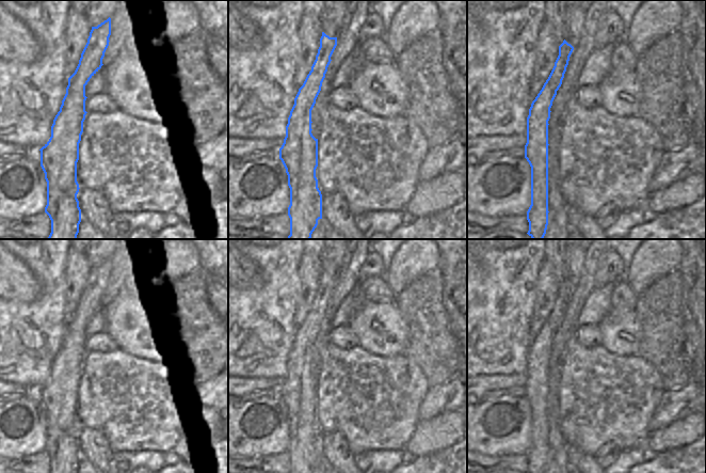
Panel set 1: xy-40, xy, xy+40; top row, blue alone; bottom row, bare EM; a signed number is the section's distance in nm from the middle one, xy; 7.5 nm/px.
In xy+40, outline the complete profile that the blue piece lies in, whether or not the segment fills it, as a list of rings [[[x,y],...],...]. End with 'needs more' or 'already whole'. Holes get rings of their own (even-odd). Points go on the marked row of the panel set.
[[[565,40],[559,46],[559,56],[542,90],[532,101],[527,117],[525,158],[531,167],[531,205],[527,211],[528,235],[543,239],[550,210],[550,146],[548,125],[552,101],[562,84],[574,47]]] | needs more

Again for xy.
[[[322,32],[316,60],[294,98],[286,137],[279,148],[279,159],[286,169],[290,188],[288,239],[310,239],[318,220],[322,219],[322,194],[316,177],[318,139],[311,129],[312,108],[338,44],[338,36],[330,37]]] | needs more

